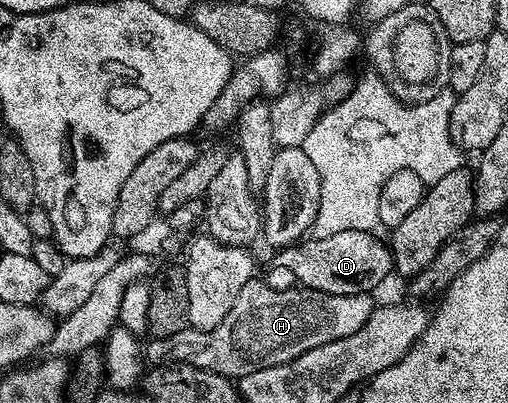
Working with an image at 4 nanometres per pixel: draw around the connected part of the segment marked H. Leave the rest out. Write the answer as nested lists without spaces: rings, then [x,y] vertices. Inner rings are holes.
[[[254,278],[239,290],[235,306],[227,310],[227,318],[209,332],[186,327],[174,336],[153,338],[143,348],[150,365],[162,361],[190,364],[221,376],[240,378],[267,366],[279,366],[323,346],[355,334],[371,318],[375,301],[369,294],[323,294],[300,286],[272,288],[260,278]],[[150,360],[150,361],[149,361]]]

